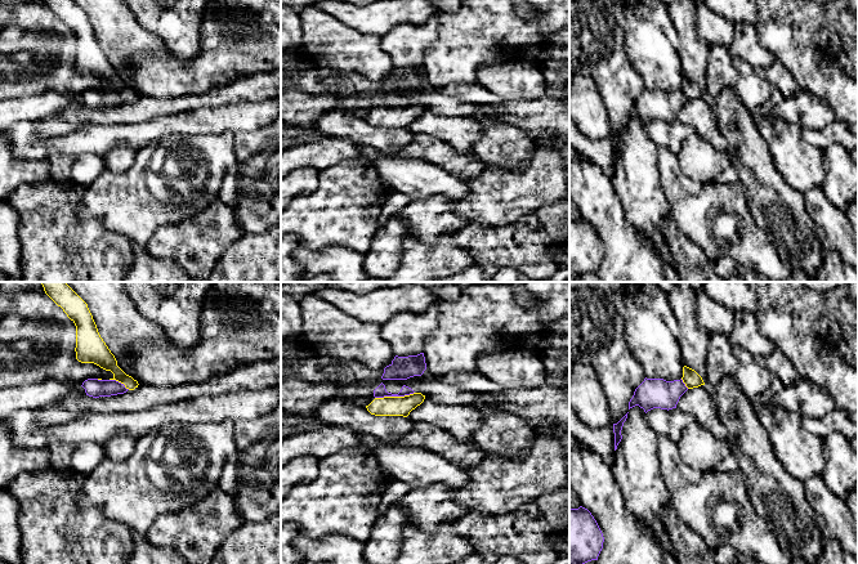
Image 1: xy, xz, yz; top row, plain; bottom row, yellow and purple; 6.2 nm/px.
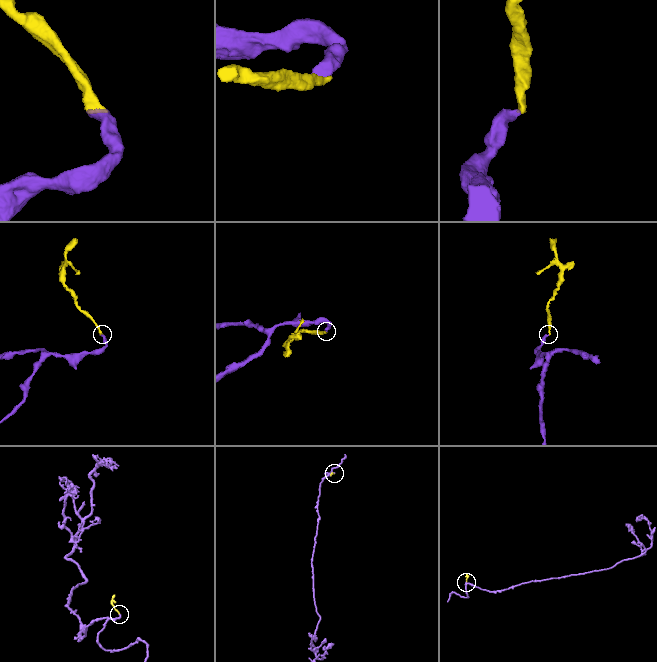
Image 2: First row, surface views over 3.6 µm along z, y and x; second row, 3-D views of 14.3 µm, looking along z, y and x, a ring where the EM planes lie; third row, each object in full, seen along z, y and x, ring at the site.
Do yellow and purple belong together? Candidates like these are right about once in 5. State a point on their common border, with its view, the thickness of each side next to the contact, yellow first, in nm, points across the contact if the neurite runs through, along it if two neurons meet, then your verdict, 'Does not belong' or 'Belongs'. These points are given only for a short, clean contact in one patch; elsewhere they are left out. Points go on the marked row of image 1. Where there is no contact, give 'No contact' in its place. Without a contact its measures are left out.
Touches yellow at xz (394, 397). Thickness 130 nm (yellow) against 80 nm. Path across: xz (388, 406), (394, 397), (385, 397), (380, 392). Belongs

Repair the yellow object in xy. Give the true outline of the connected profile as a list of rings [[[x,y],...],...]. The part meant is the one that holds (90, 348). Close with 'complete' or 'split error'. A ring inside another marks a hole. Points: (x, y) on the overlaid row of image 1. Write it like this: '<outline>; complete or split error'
[[[41,282],[41,285],[45,294],[63,309],[76,326],[76,359],[81,363],[94,363],[113,373],[110,380],[85,380],[81,386],[86,395],[111,397],[138,388],[138,381],[117,366],[115,355],[98,332],[88,304],[66,282]]]; split error

